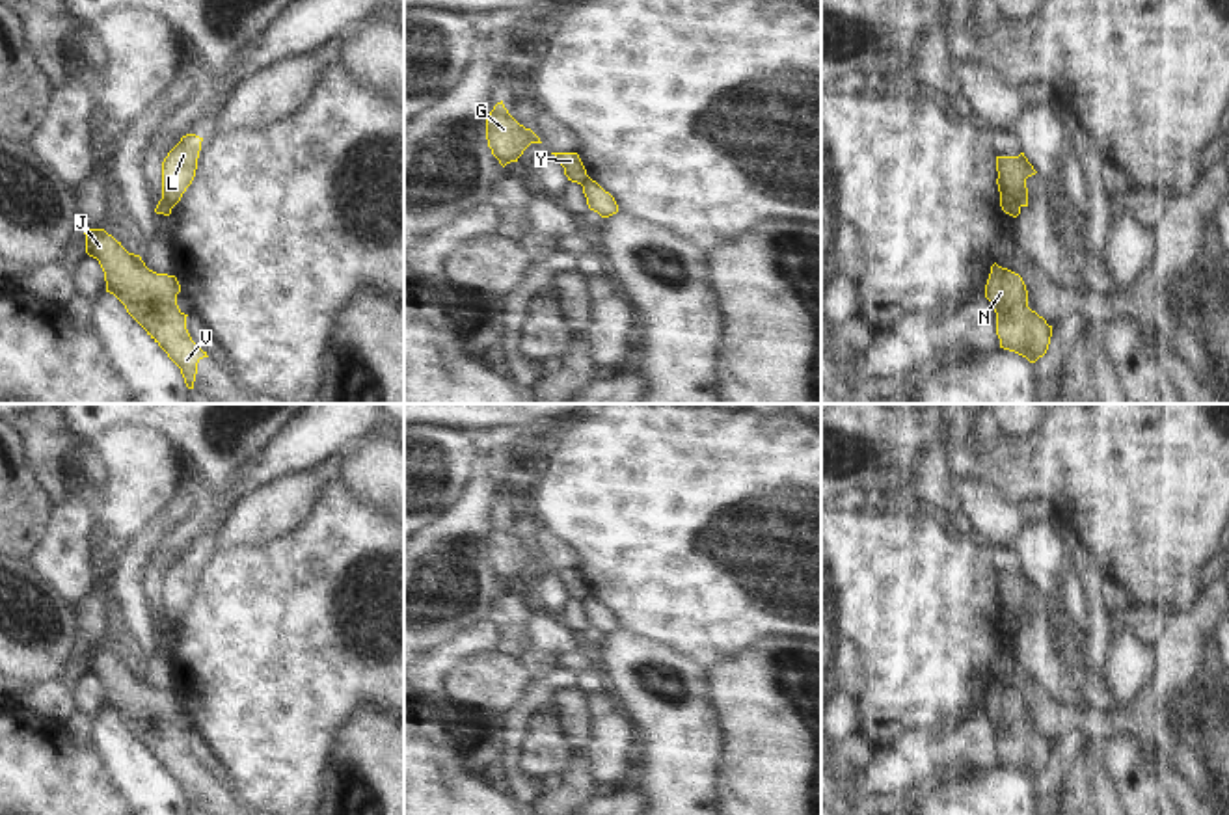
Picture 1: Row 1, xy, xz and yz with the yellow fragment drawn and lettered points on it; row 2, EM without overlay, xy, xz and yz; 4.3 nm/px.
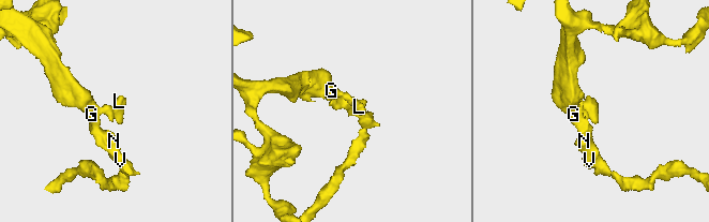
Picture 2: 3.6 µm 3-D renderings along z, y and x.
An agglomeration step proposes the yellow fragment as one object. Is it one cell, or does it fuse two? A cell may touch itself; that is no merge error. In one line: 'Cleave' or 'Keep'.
Cleave

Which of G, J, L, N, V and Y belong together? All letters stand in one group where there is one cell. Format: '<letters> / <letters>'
G J N V Y / L

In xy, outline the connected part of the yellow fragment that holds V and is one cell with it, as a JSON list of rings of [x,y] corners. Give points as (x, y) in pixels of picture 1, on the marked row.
[[[84,229],[86,253],[99,261],[106,292],[114,294],[127,313],[181,368],[184,383],[194,389],[197,363],[209,357],[190,337],[186,316],[177,305],[181,285],[175,275],[156,274],[140,255],[128,253],[104,229]]]

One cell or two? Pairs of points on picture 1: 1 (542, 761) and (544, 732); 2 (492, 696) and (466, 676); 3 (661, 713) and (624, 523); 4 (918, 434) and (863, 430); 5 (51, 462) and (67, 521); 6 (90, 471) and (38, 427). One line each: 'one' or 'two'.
1: one
2: one
3: two
4: one
5: two
6: one

